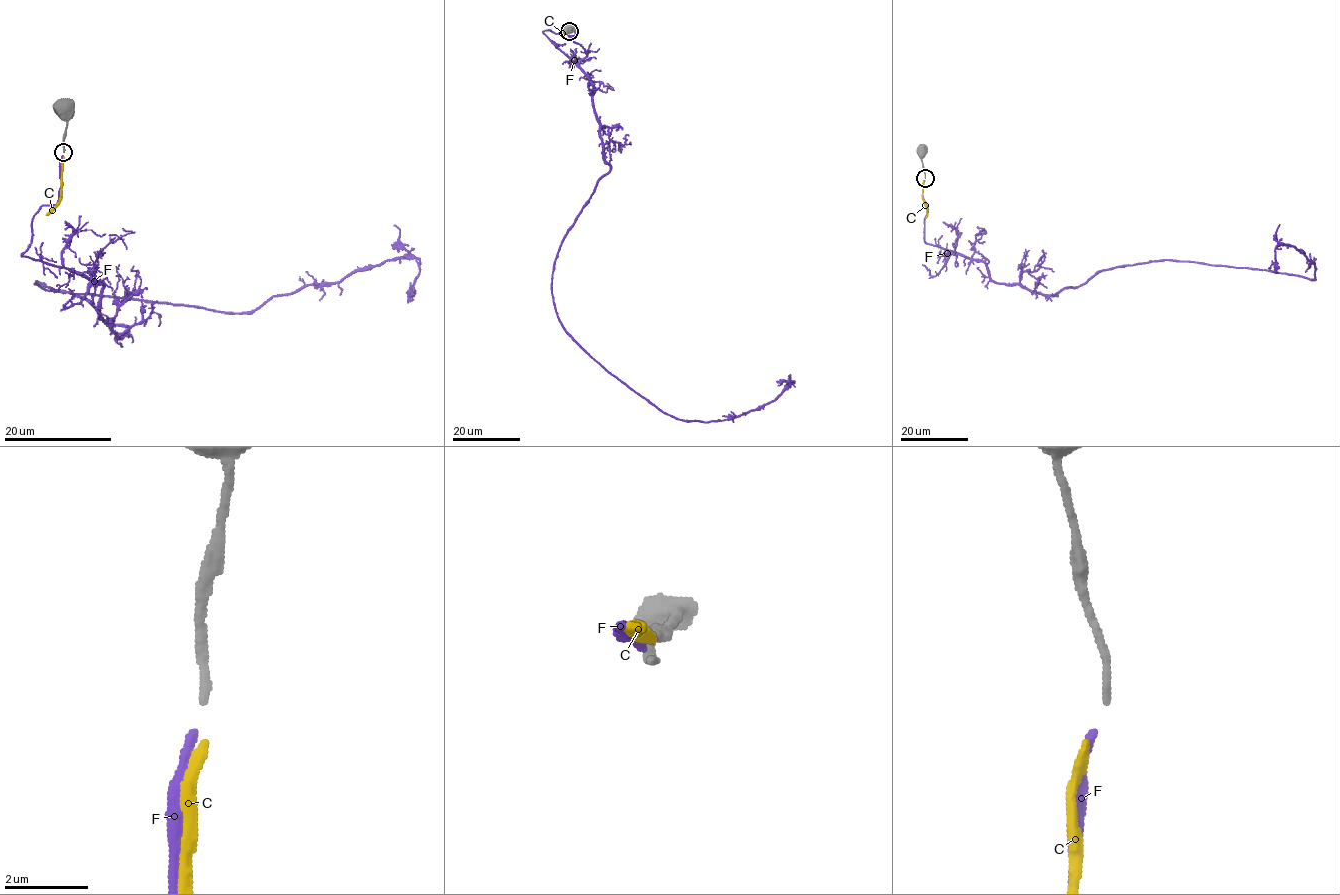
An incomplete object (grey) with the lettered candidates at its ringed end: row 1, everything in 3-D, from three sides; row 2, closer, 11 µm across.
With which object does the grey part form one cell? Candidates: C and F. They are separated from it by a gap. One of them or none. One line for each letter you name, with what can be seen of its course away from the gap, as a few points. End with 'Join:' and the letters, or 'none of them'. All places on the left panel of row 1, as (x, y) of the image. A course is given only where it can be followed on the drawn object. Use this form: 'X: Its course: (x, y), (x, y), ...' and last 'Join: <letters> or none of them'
F: Its course: (62, 156), (22, 255), (98, 280), (118, 338), (34, 284), (252, 312), (413, 257), (407, 303)
Join: F

